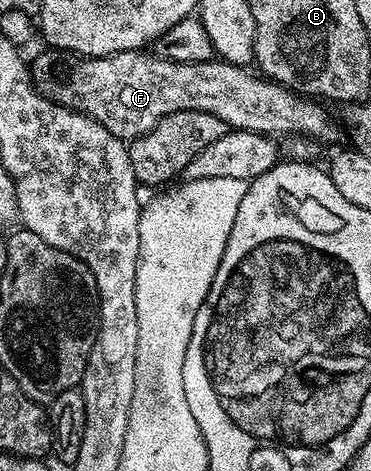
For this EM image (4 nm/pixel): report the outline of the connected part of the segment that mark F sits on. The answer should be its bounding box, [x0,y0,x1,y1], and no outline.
[30,50,336,142]

